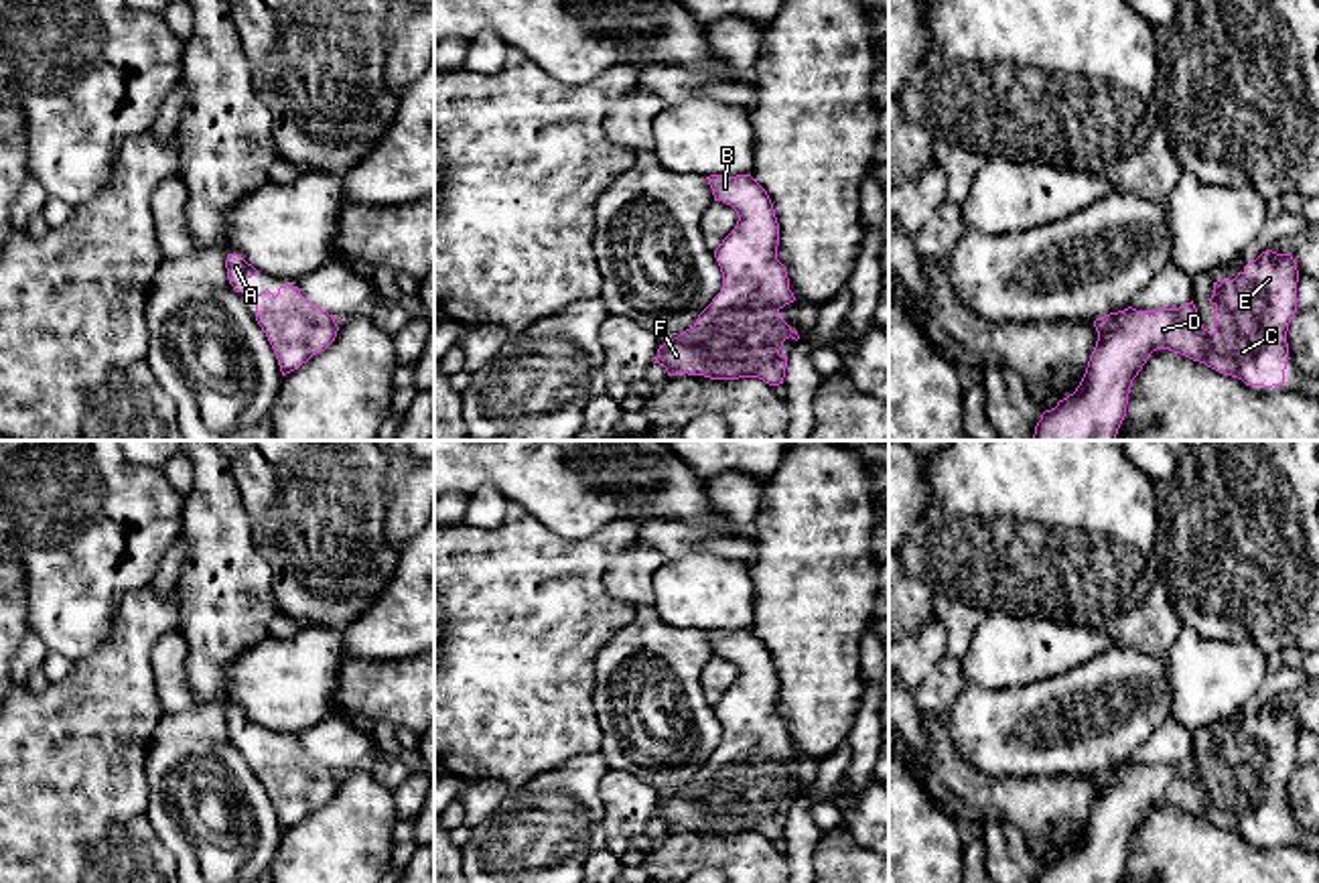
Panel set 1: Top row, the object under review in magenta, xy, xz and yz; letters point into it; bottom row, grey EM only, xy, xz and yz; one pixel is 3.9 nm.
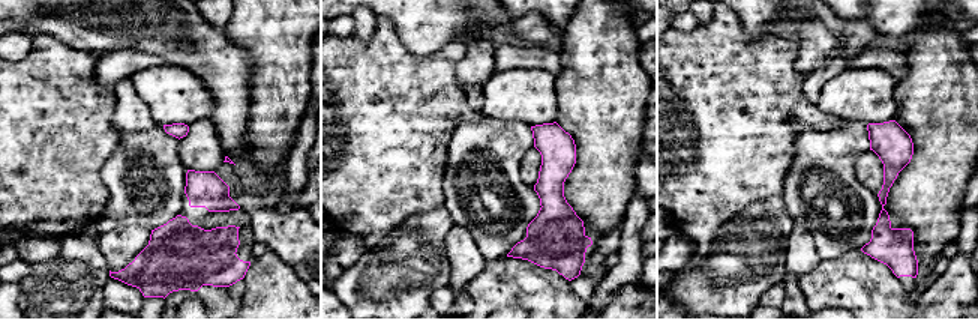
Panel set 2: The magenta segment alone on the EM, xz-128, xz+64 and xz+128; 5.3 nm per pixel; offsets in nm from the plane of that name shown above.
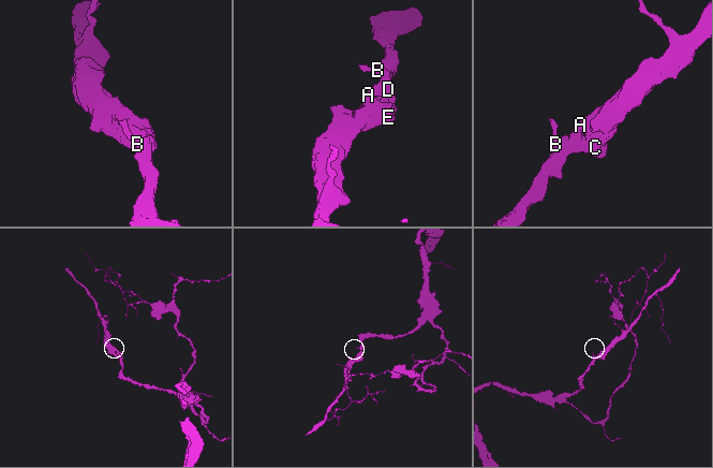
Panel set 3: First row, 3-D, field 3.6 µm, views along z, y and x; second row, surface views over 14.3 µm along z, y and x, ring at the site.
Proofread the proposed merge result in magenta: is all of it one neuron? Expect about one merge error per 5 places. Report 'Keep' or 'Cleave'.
Keep

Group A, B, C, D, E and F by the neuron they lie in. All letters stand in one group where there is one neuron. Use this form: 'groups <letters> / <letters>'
groups A B C D E F

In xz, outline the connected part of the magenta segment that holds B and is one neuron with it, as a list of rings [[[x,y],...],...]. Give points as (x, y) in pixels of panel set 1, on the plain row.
[[[710,629],[706,631],[714,656],[731,660],[739,676],[735,684],[714,704],[722,727],[722,743],[698,769],[696,777],[660,800],[653,818],[666,822],[668,830],[688,828],[710,834],[759,832],[769,840],[783,838],[787,810],[781,810],[785,794],[800,794],[779,765],[793,757],[785,721],[777,715],[779,678],[767,646],[751,629]]]

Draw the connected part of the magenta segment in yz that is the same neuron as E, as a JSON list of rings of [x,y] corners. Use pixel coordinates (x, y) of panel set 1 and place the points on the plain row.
[[[1266,704],[1234,735],[1213,737],[1213,788],[1199,777],[1193,755],[1159,765],[1128,761],[1096,773],[1098,796],[1080,840],[1045,865],[1035,883],[1120,883],[1132,834],[1157,804],[1181,808],[1246,840],[1282,840],[1297,737],[1293,710]]]

